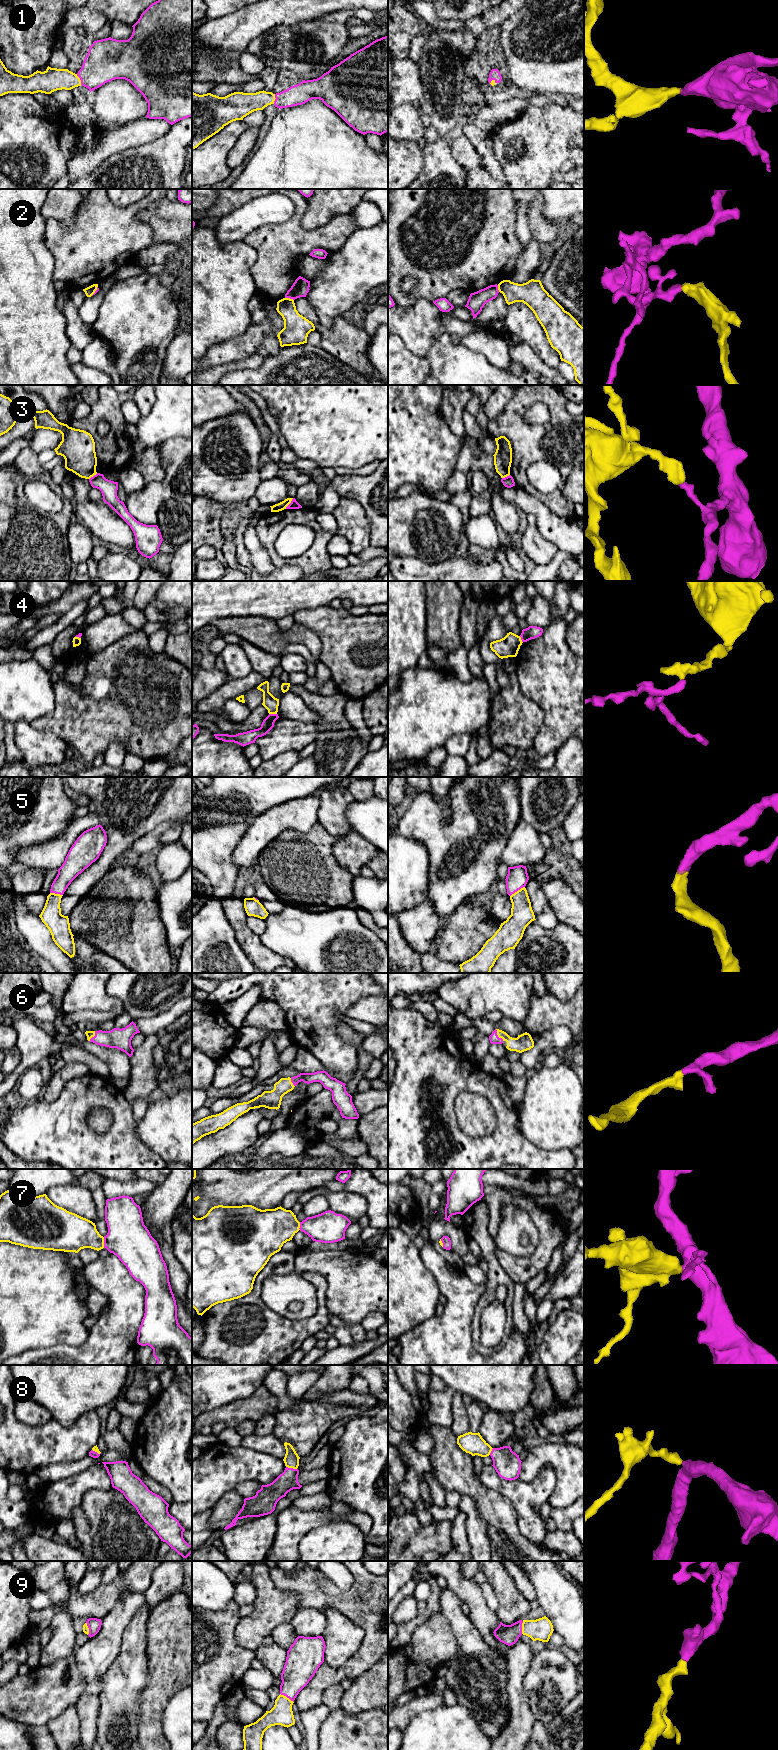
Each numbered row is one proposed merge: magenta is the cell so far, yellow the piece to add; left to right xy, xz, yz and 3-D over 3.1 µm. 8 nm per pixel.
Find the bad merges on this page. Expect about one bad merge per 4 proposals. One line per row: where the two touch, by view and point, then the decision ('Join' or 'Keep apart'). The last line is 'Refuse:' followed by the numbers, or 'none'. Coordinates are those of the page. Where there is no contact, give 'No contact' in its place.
1: Touches magenta at xy (80, 79). Join
2: Touches magenta at xz (289, 297). Keep apart
3: Touches magenta at xz (290, 503). Keep apart
4: Touches magenta at xz (273, 714). Keep apart
5: Touches magenta at yz (517, 890). Join
6: Touches magenta at yz (497, 1035). Join
7: Touches magenta at xy (104, 1242). Join
8: Touches magenta at xz (291, 1468). Join
9: Touches magenta at xz (287, 1697). Join
Refuse: 2, 3, 4

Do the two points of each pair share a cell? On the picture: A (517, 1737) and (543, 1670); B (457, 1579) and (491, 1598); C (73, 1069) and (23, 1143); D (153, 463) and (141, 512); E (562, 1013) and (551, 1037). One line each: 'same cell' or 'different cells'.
A: different cells
B: different cells
C: different cells
D: different cells
E: different cells

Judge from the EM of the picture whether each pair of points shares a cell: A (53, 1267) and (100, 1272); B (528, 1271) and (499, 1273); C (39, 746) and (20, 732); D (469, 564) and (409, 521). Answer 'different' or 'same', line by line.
A: different
B: different
C: same
D: different

